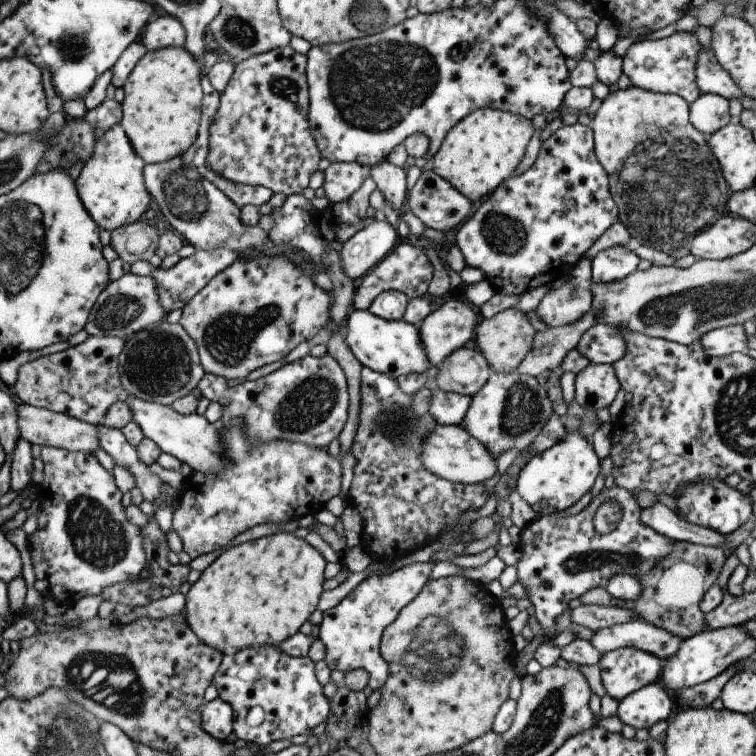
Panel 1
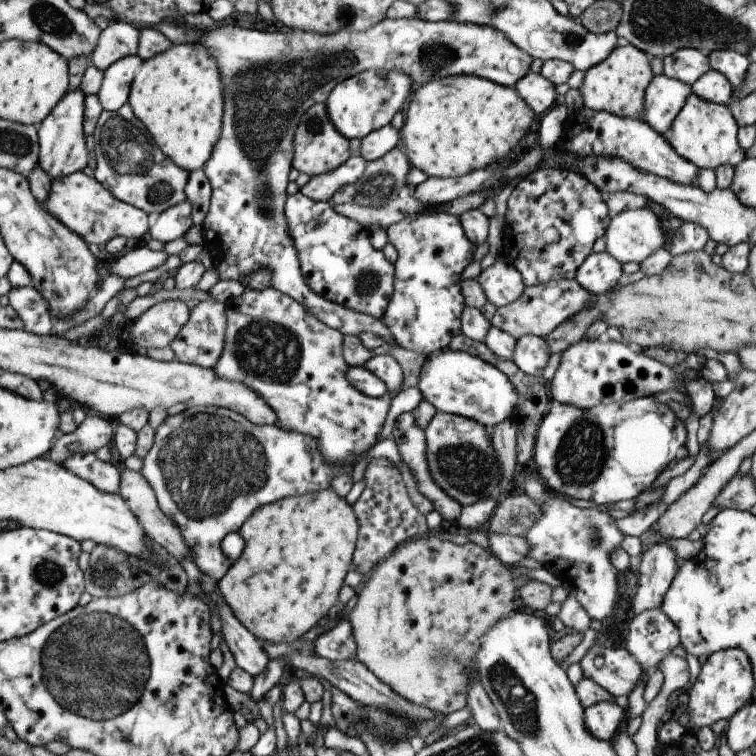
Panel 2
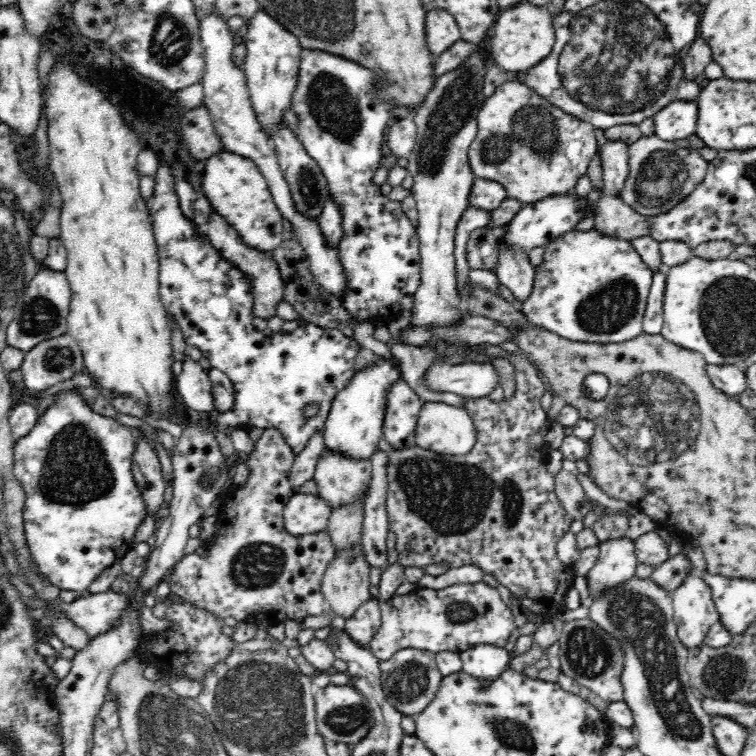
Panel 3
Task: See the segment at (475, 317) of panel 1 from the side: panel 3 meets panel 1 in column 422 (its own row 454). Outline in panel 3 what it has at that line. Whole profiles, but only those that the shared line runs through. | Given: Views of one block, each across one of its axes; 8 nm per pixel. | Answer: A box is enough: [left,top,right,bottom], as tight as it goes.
[313,446,373,508]

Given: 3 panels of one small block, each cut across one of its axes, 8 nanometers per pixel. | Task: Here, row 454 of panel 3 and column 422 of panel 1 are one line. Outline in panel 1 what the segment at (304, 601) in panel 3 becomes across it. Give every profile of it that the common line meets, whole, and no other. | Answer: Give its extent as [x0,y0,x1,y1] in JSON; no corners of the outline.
[351,239,432,309]

